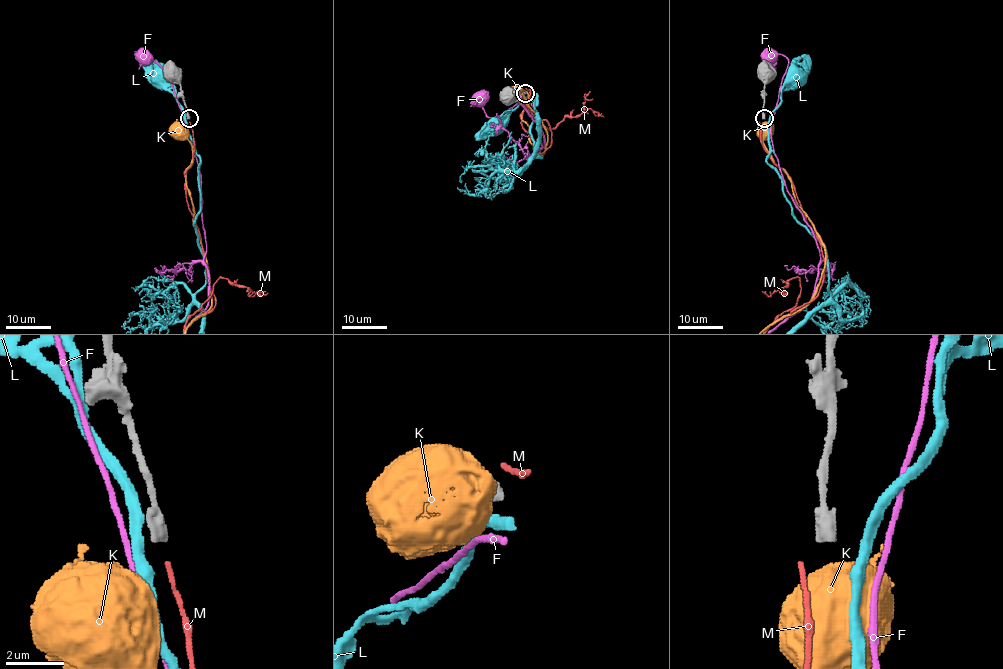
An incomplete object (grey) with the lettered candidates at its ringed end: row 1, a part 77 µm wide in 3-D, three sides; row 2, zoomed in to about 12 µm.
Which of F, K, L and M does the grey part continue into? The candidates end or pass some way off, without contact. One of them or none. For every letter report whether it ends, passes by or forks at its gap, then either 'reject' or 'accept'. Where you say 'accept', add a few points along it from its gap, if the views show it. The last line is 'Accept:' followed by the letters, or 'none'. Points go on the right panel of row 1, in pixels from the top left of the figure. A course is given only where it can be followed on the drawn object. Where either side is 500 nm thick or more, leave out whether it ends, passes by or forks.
F: it passes by | reject
K: reject
L: it passes by | reject
M: it ends | reject
Accept: none

